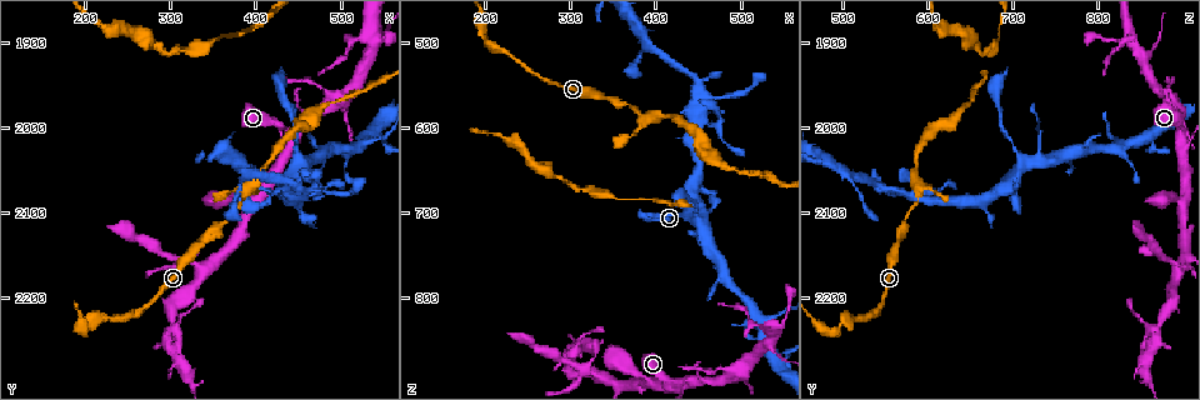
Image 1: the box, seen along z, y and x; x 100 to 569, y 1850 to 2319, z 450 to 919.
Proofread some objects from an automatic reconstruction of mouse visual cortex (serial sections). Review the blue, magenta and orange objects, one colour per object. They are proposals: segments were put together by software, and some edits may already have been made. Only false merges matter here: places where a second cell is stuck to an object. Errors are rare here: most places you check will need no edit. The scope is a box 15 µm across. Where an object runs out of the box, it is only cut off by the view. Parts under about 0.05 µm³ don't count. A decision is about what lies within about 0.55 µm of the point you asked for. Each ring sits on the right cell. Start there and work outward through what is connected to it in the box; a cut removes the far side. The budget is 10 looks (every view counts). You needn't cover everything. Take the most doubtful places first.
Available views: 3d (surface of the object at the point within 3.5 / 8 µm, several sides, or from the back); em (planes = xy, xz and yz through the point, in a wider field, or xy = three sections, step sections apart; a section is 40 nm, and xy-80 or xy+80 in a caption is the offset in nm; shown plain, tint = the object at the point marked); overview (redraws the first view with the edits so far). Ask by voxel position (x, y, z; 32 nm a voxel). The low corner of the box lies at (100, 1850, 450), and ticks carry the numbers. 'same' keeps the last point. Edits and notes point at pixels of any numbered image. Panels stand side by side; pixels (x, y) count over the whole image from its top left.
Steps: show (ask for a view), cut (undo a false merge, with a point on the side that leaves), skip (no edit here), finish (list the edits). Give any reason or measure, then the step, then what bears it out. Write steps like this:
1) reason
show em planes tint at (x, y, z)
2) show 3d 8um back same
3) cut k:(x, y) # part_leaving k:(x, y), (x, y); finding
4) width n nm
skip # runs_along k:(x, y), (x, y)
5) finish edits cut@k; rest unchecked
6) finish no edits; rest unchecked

abrupt turn
show 3d 3.5um back at (385, 2075, 590)

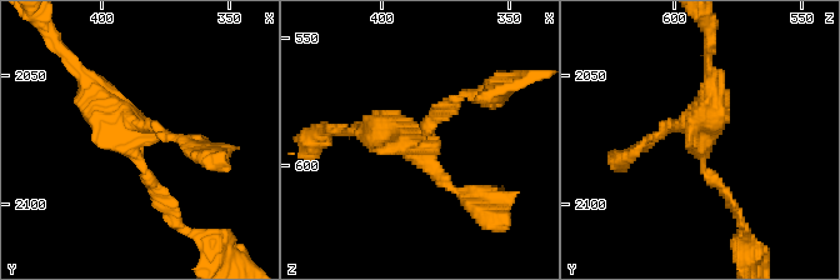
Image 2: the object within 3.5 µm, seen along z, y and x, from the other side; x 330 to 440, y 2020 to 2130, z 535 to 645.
arms 3; arm_widths 150, 150, 350 nm; need the tissue
show em xy step 2 tint at (388, 2073, 589)

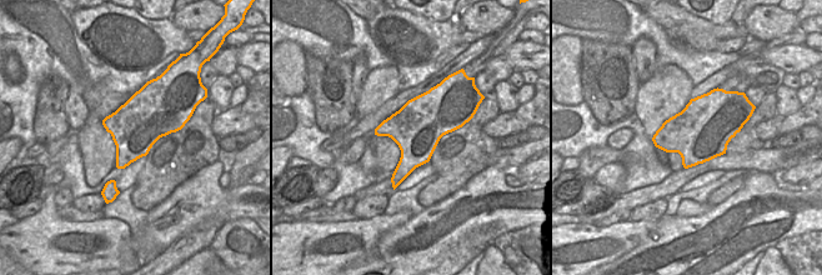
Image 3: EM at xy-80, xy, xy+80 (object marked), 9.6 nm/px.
skip # runs_along 2:(164, 199), (76, 69); continuous, no second cell

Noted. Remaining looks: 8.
show 3d 8um at (445, 2005, 895)

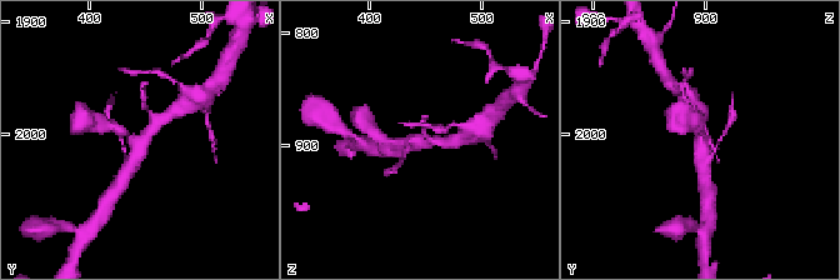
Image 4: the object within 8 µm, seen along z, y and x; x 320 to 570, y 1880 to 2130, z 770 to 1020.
arms 4; arm_widths 150, 150, 250, 350 nm
show em xy step 5 tint at (440, 2008, 894)

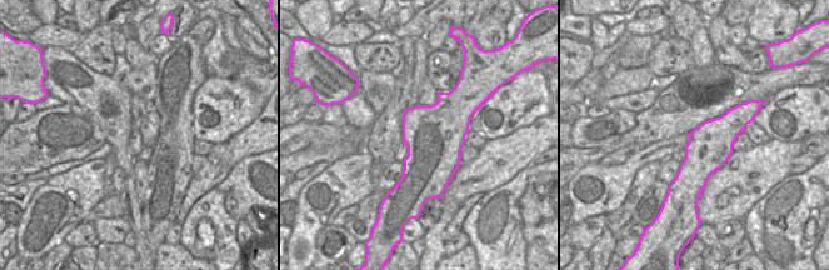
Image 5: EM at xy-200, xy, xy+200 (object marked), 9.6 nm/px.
skip # runs_along 4:(106, 126), (136, 145), (124, 179); all the same cell

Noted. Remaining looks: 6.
arms part here
show 3d 3.5um at (320, 2155, 885)

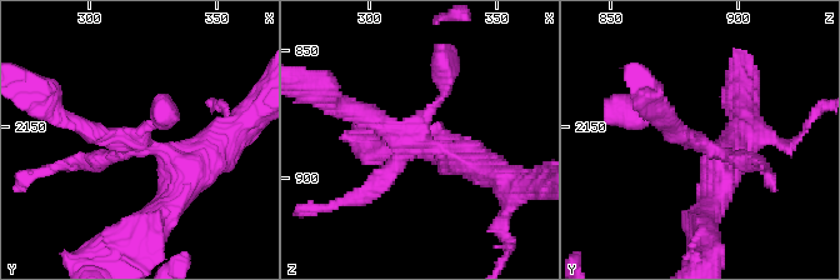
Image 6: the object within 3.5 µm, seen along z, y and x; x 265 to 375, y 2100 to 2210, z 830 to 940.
show em xy step 3 tint at (321, 2156, 884)

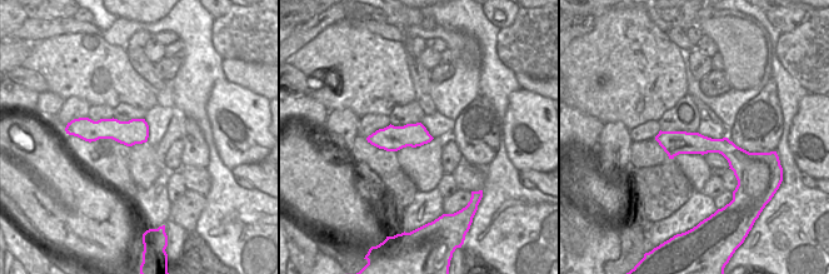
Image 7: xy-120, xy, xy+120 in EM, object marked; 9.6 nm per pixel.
skip # runs_along 6:(484, 166), (346, 109); one cell here

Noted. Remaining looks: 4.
show 3d 3.5um at (200, 2235, 495)

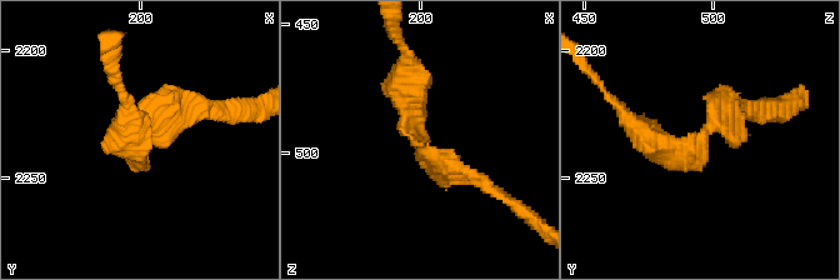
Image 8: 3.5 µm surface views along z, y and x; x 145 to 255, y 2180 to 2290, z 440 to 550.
need the tissue
show em xy step 2 tint at (200, 2235, 497)

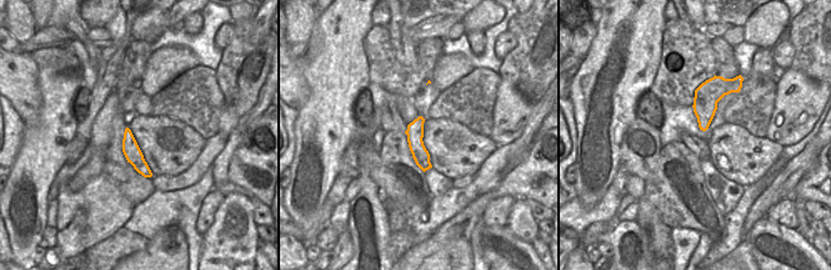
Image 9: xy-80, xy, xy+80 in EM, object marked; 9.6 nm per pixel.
cut it another way
show em xy step 5 tint same

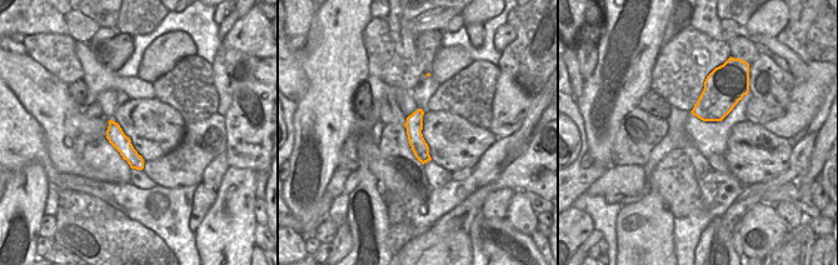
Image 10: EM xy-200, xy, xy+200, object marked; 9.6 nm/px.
width 170 nm
skip # runs_along 10:(111, 124), (115, 136), (139, 166); continuous, no second cell

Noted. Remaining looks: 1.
finish no edits; rest unchecked

